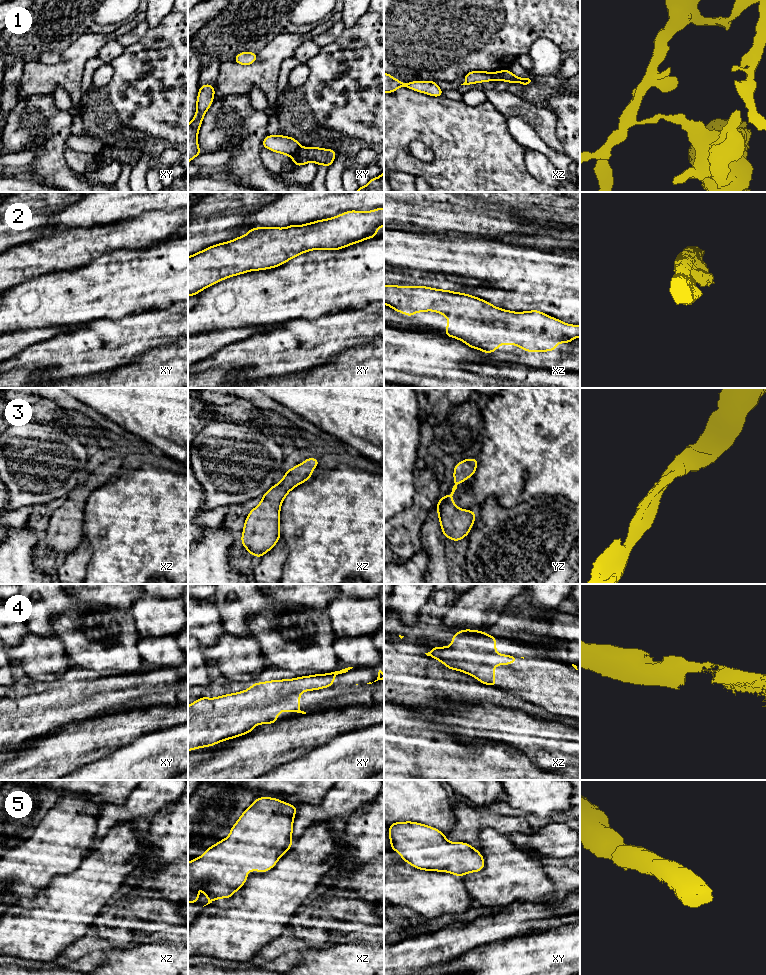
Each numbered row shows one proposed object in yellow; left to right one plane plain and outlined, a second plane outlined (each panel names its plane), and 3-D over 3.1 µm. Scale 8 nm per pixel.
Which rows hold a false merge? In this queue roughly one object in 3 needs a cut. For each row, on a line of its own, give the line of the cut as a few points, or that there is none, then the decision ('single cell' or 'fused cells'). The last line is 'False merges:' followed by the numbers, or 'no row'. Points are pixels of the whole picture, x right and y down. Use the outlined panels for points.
1: cut xy (300, 147), (291, 156); fused cells
2: cut none; single cell
3: cut none; single cell
4: cut none; single cell
5: cut none; single cell
False merges: 1

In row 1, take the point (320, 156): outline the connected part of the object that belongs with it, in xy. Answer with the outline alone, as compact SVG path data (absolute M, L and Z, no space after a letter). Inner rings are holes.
M300 147L292 156L294 166L301 166L313 161L318 166L330 167L335 160L336 151L319 147Z

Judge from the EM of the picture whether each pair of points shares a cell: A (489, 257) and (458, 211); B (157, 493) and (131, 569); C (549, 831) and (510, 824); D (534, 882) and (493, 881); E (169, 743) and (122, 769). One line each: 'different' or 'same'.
A: different
B: same
C: different
D: same
E: same

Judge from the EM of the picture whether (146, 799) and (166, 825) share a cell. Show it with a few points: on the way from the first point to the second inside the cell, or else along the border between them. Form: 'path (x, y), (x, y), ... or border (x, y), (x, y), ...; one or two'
border (177, 800), (166, 806), (157, 816); two

